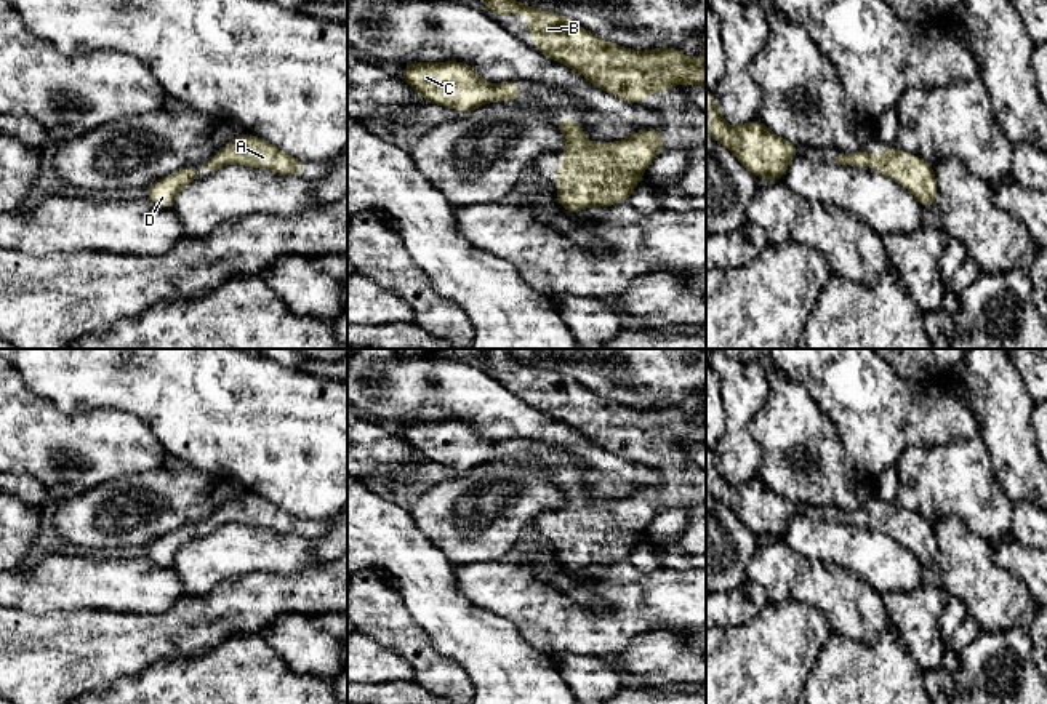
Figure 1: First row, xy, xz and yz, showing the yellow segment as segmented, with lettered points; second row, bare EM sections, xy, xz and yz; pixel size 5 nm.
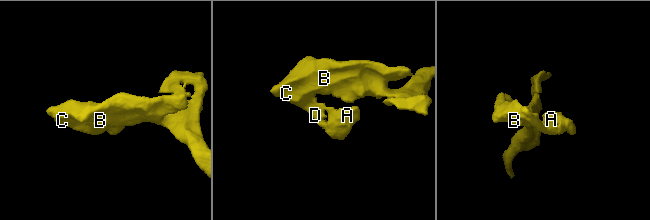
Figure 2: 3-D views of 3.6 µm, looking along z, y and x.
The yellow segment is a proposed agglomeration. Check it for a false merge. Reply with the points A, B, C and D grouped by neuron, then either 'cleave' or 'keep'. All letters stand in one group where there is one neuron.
groups A B C D; keep

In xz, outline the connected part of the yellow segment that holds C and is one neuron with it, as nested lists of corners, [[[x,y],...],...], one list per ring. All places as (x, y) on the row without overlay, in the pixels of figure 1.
[[[458,419],[408,422],[400,435],[424,459],[466,472],[493,459],[524,458],[517,440],[487,442],[471,422]]]

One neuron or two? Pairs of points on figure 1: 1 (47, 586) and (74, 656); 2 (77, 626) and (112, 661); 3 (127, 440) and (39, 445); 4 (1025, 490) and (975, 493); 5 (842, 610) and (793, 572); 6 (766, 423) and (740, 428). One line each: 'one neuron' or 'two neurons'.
1: two neurons
2: one neuron
3: one neuron
4: two neurons
5: one neuron
6: two neurons

